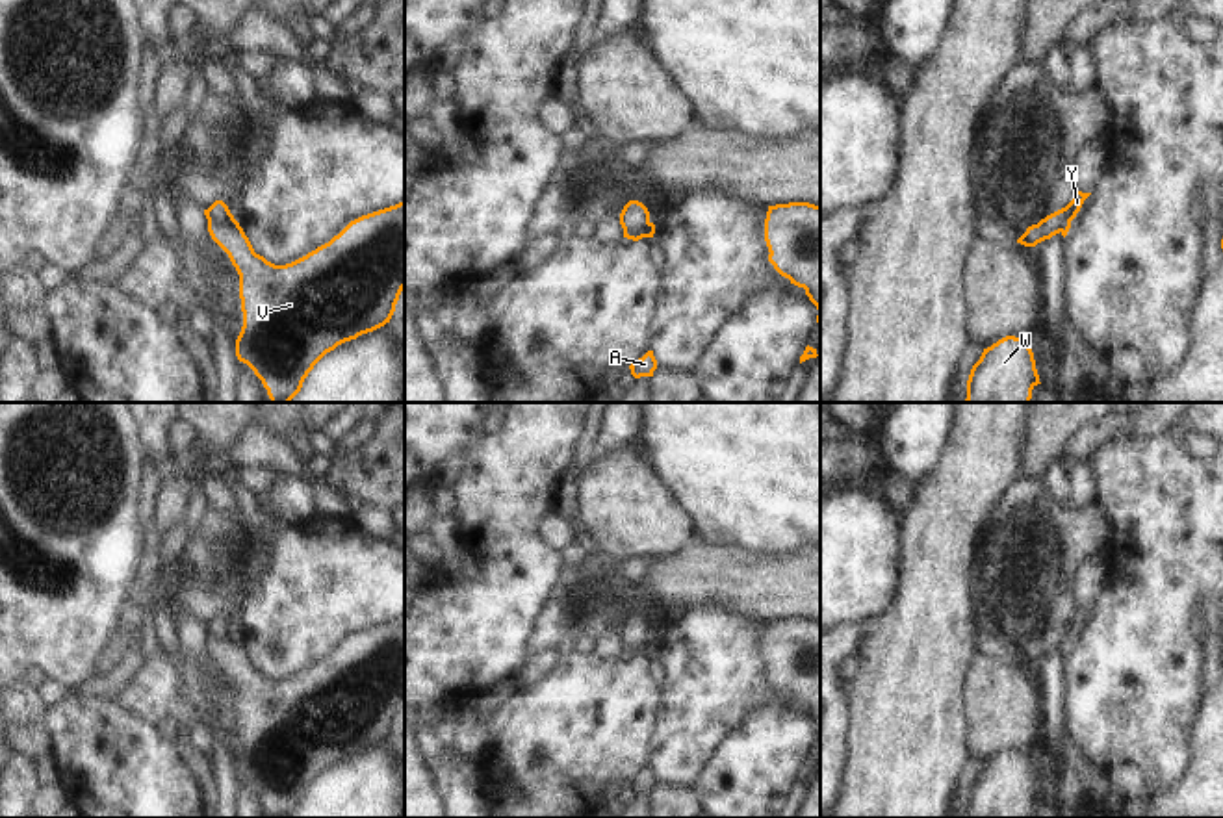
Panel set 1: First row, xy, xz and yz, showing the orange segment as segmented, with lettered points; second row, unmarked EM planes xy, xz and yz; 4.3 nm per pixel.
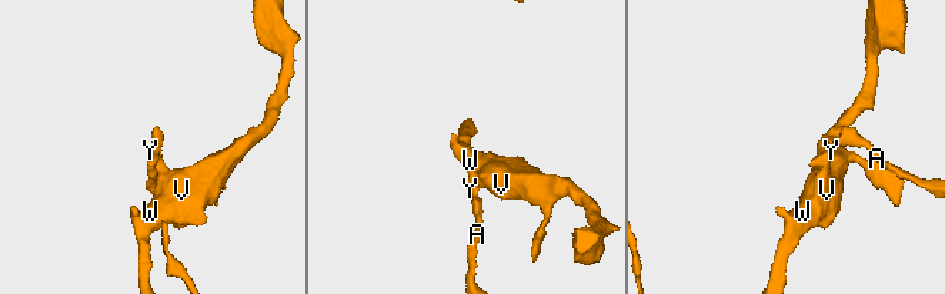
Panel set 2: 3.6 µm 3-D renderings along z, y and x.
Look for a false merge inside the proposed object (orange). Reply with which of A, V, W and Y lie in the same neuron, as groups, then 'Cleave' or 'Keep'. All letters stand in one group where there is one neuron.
Groups: A Y / V W. Cleave

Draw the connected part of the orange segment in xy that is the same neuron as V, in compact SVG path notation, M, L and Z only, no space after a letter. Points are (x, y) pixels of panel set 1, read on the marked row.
M405 200L351 221L328 243L286 265L256 254L236 219L208 223L208 232L239 275L243 326L236 356L262 380L271 403L290 403L327 352L390 323L405 289Z

